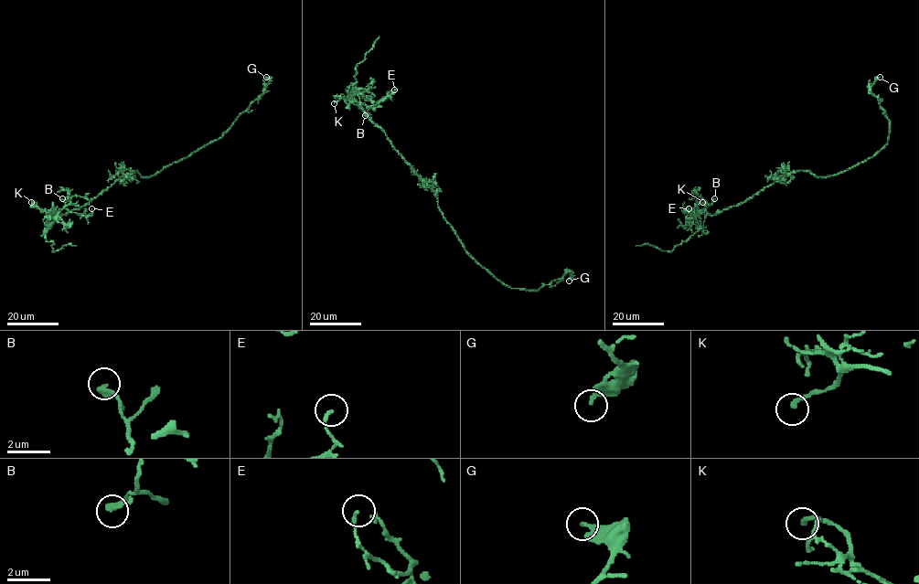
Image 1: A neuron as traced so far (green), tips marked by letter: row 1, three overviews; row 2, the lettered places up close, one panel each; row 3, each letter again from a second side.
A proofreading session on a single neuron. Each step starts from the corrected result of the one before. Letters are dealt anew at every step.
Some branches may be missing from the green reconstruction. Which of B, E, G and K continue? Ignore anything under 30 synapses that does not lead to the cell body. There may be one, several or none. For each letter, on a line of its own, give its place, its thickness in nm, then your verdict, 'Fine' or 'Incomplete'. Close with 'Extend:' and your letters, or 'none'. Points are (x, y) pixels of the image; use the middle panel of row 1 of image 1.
B: Place: (365, 115). Thickness 260 nm. Fine
E: Place: (394, 90). Thickness 140 nm. Fine
G: Place: (569, 281). Thickness 180 nm. Fine
K: Place: (334, 103). Thickness 200 nm. Fine
Extend: none

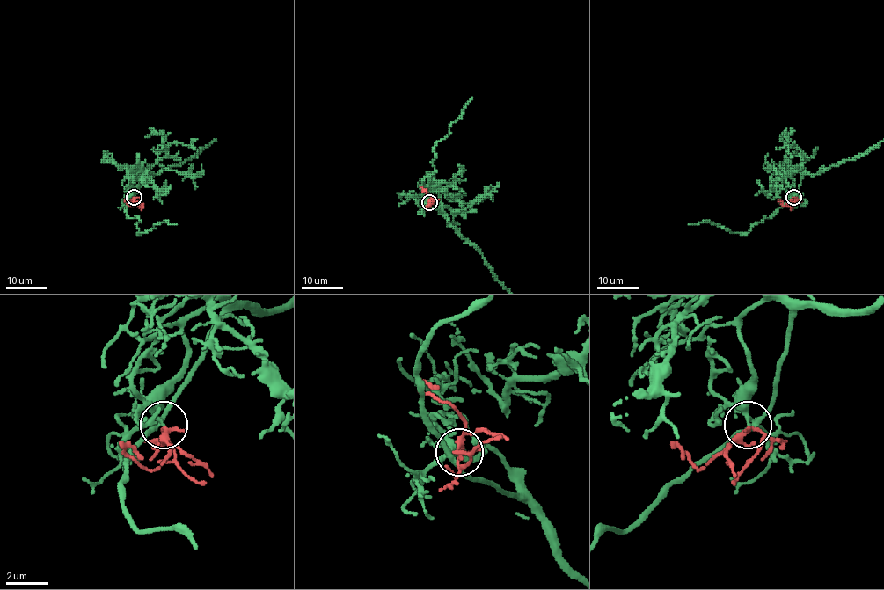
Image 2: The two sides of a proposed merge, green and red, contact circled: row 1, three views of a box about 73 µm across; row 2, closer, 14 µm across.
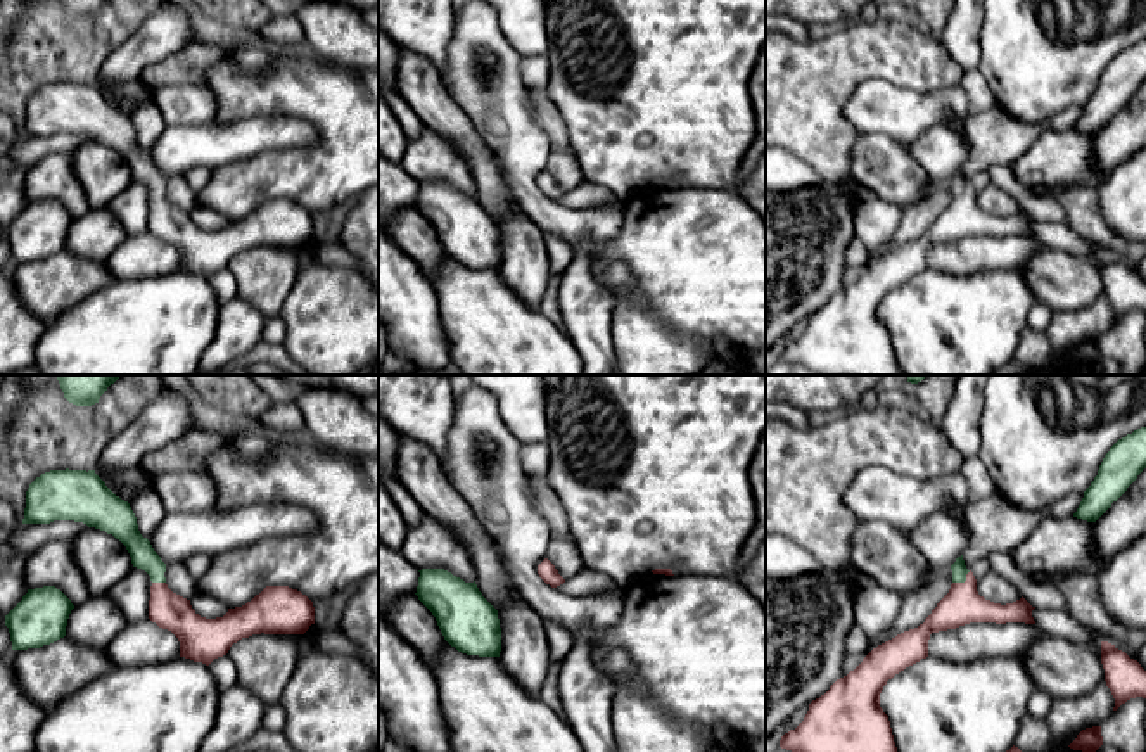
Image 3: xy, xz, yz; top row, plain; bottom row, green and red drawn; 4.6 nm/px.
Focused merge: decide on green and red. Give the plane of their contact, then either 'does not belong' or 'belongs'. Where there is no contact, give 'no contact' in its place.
meets green in yz; belongs

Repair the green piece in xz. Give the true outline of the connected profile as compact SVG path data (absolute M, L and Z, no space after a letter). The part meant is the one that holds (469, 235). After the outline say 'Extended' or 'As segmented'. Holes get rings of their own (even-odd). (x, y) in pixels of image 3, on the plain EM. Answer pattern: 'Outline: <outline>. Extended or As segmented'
Outline: M444 182L418 185L415 207L436 230L444 252L467 268L500 270L498 223L482 209L475 194L465 195Z. As segmented

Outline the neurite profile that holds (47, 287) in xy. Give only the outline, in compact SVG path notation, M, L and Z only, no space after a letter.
M64 249L50 258L10 264L21 303L40 320L52 320L116 278L105 263Z

